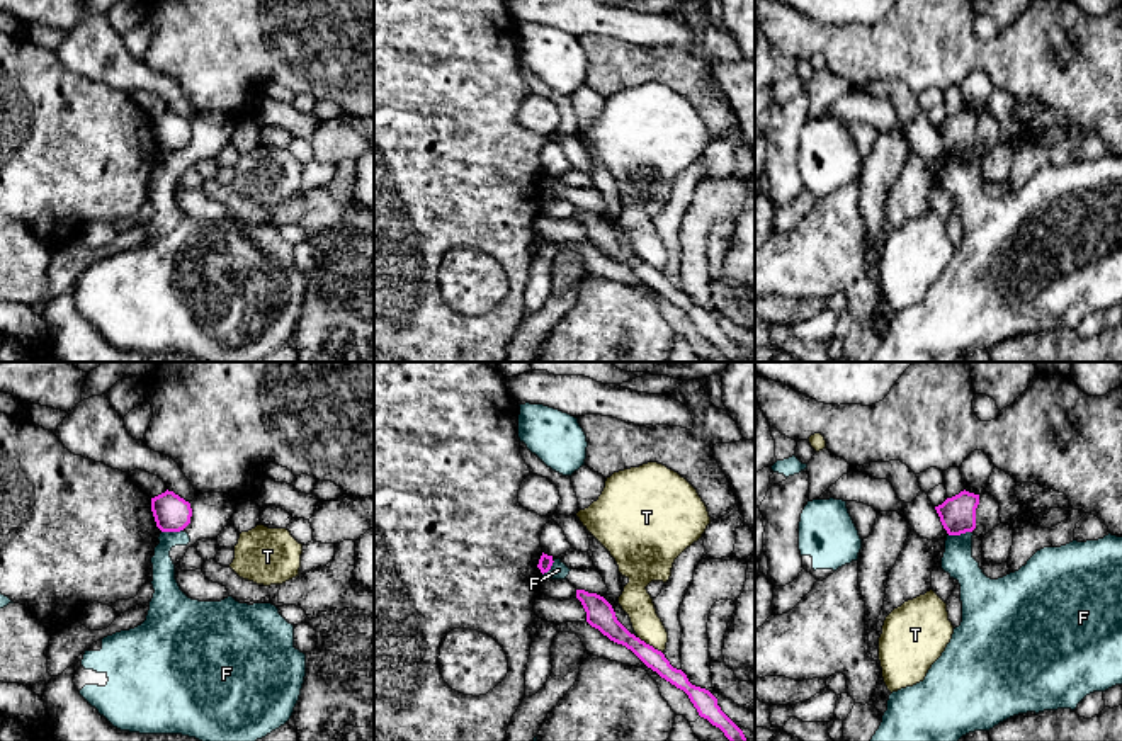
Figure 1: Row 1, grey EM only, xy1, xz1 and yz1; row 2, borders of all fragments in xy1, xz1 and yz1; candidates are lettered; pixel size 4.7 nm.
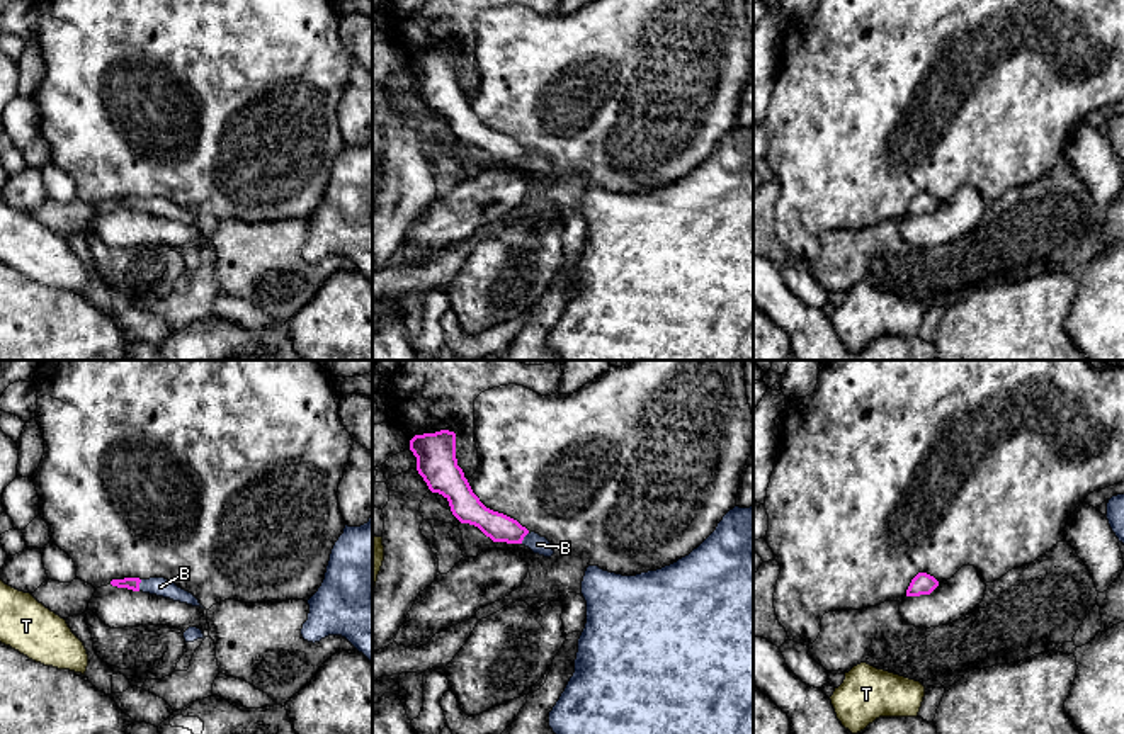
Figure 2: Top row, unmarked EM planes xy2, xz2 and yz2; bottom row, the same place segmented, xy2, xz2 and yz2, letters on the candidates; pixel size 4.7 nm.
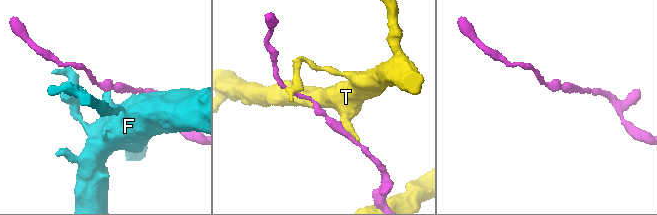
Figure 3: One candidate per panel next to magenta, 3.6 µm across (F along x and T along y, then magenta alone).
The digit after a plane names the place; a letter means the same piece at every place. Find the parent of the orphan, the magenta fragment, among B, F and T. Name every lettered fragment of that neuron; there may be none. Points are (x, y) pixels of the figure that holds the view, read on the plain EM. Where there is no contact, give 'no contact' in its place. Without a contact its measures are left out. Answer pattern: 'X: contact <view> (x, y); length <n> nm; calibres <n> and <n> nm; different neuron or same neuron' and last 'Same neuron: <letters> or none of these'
B: contact xy2 (138, 204); length 60 nm; calibres 60 and 90 nm; same neuron
F: contact yz1 (959, 153); length 110 nm; calibres 170 and 150 nm; different neuron
T: contact xz1 (648, 264); length 150 nm; calibres 120 and 150 nm; different neuron
Same neuron: B

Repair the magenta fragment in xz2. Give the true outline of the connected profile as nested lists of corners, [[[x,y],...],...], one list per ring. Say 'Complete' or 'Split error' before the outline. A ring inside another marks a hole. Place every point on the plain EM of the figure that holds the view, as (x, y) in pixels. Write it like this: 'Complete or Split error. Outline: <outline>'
Split error. Outline: [[[440,49],[415,54],[410,70],[417,76],[417,90],[432,112],[442,114],[452,134],[461,143],[478,146],[493,161],[522,163],[534,173],[551,177],[551,161],[536,151],[529,151],[517,139],[486,127],[473,112],[456,78],[456,53]]]

